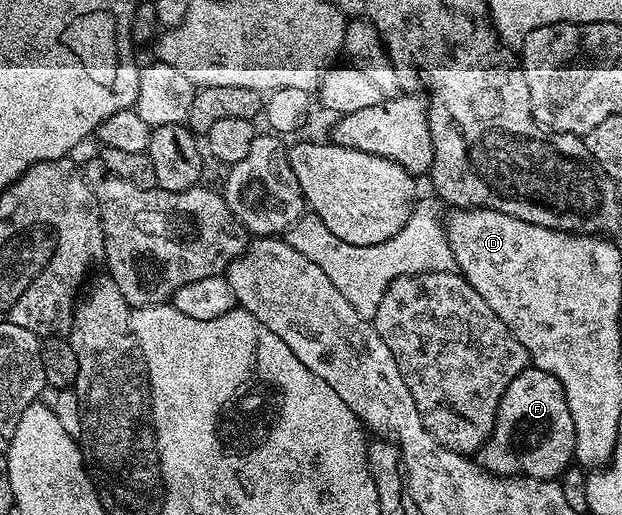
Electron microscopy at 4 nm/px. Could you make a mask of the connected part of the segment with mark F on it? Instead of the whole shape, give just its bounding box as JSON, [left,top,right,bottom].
[479,365,575,480]

